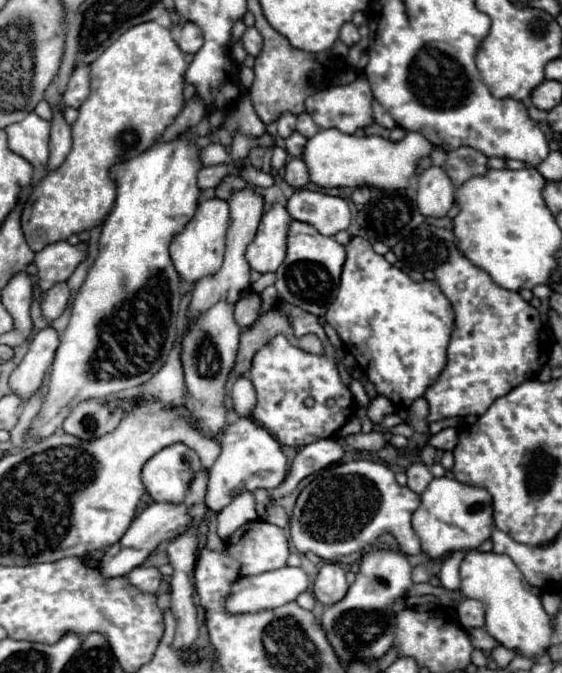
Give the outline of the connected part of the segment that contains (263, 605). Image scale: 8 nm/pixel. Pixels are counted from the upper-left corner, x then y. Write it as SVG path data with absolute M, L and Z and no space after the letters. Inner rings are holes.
M279 568L259 576L239 580L227 598L231 614L247 614L255 610L271 610L295 600L307 590L309 578L301 568Z

